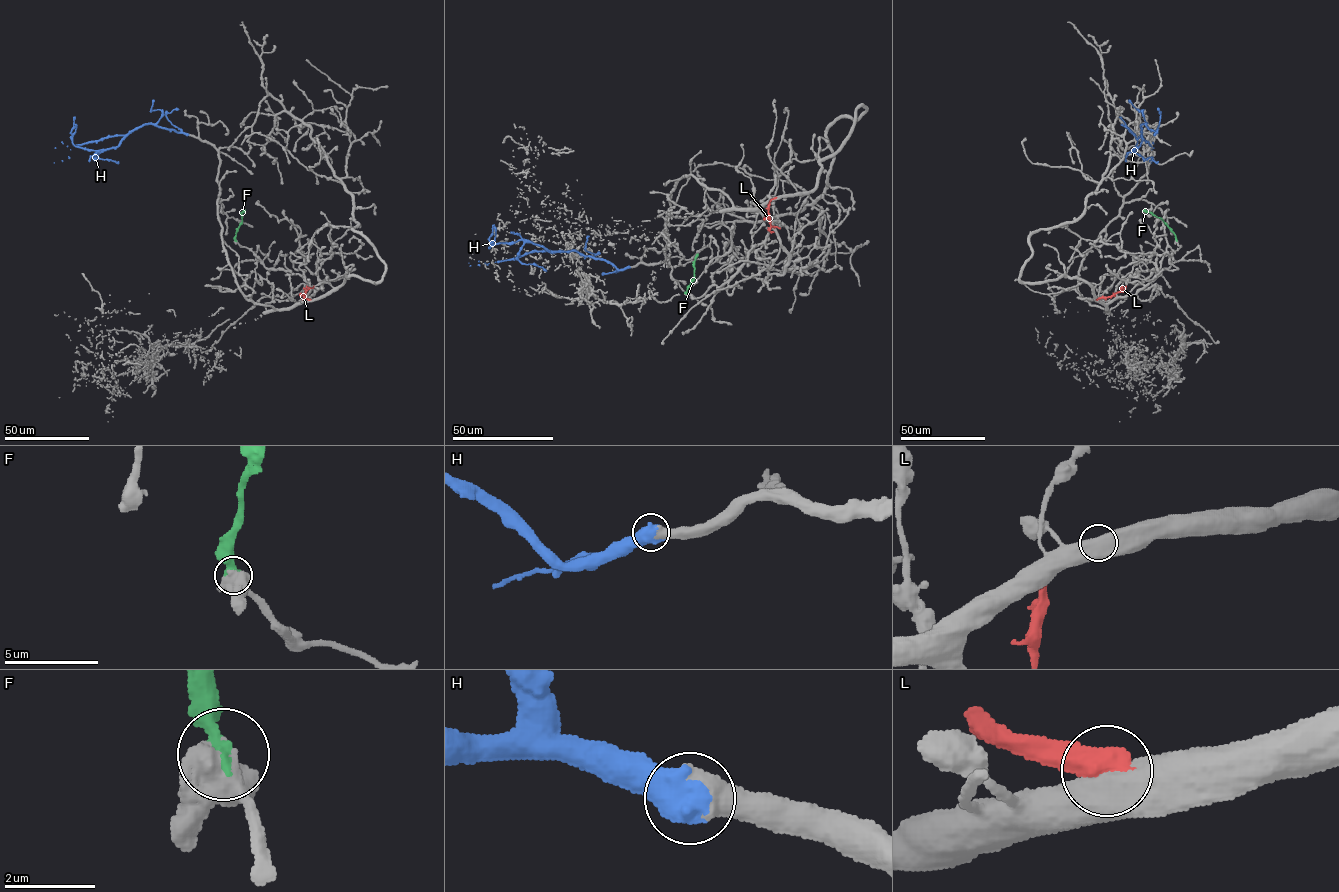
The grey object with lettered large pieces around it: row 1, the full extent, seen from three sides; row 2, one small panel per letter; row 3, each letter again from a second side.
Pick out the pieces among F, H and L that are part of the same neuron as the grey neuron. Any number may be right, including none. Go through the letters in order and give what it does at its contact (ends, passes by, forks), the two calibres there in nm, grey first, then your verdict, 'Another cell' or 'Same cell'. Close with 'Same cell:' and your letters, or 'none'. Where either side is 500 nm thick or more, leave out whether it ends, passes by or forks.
F: Thickness 650 nm (grey) against 480 nm. Same cell
H: Thickness 700 nm (grey) against 850 nm. Same cell
L: Thickness 750 nm (grey) against 500 nm. Another cell
Same cell: F, H

